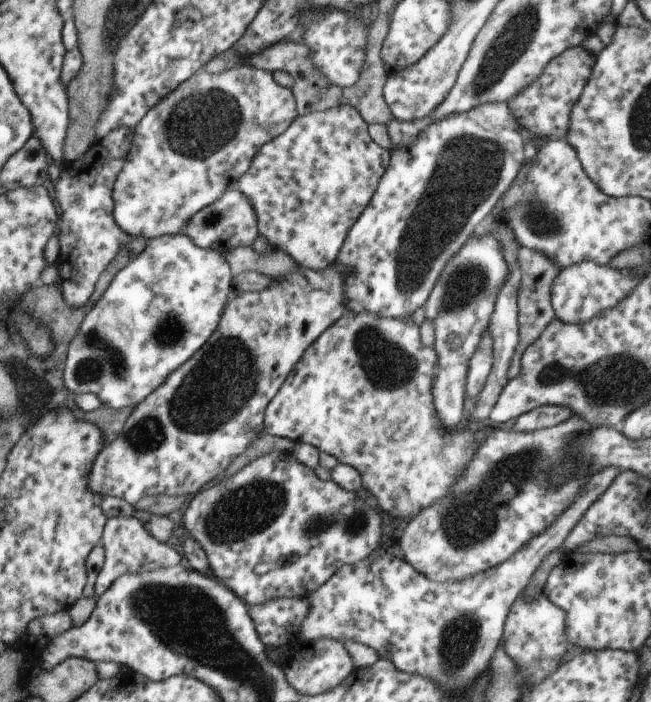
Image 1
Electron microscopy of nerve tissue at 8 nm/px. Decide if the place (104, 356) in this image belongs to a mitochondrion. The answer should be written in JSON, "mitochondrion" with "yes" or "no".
{"mitochondrion":"yes"}

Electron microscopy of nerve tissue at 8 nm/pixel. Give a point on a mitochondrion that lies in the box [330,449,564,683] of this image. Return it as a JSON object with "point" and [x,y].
{"point":[460,637]}

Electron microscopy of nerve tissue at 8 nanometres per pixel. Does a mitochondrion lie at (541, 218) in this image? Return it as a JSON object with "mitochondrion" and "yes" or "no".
{"mitochondrion":"yes"}

